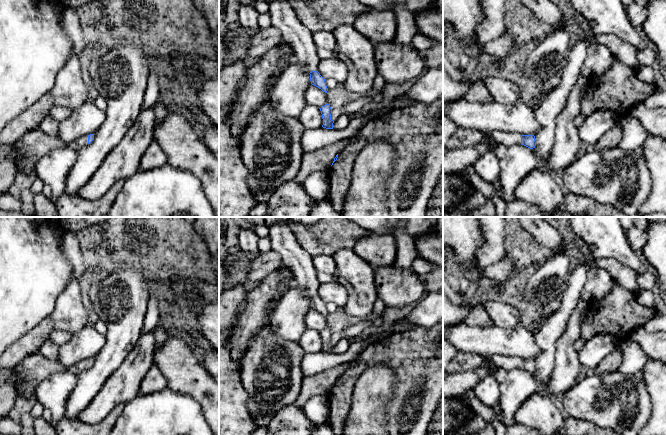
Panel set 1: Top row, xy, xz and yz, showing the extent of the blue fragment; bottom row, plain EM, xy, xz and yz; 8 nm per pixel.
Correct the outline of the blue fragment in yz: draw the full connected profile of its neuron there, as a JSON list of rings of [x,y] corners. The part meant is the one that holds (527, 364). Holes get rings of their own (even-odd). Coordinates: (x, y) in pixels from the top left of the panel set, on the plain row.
[[[490,355],[482,357],[482,359],[487,360],[491,365],[497,369],[498,367],[503,367],[507,371],[522,368],[530,373],[535,372],[535,360],[534,359],[520,359],[511,356],[501,356],[501,355]]]

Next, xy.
[[[90,358],[88,360],[84,360],[77,363],[73,369],[76,370],[77,372],[82,372],[90,368],[93,364],[94,364],[94,358]]]

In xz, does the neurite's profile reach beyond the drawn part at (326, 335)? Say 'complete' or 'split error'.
complete

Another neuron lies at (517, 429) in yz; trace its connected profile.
[[[516,423],[506,428],[505,435],[541,435],[537,430],[528,426]]]

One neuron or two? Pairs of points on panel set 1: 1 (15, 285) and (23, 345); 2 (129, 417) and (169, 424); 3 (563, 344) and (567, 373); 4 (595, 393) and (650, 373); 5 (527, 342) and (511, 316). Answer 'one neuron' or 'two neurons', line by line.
1: two neurons
2: one neuron
3: one neuron
4: two neurons
5: two neurons

